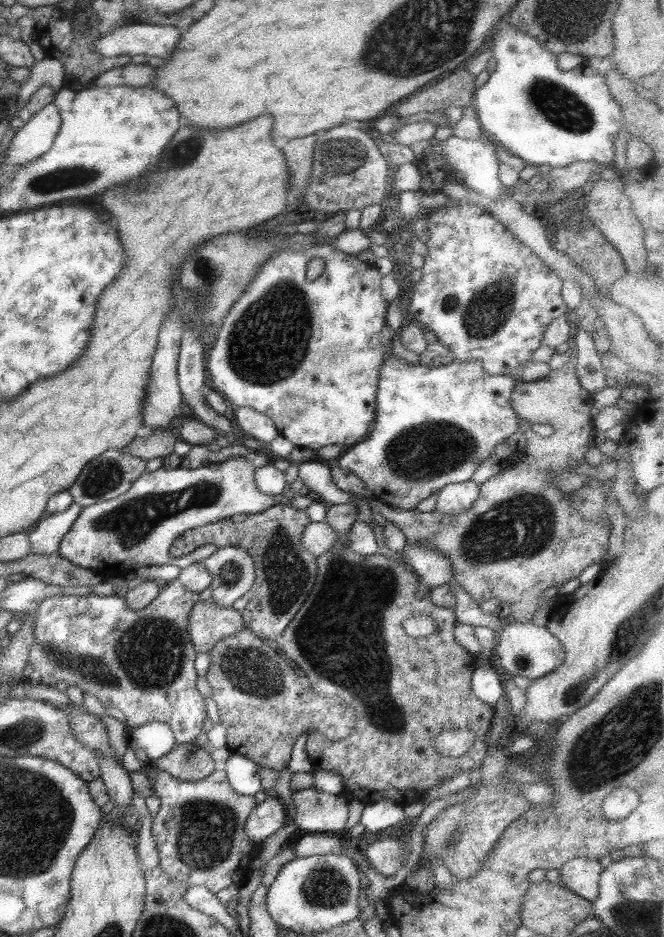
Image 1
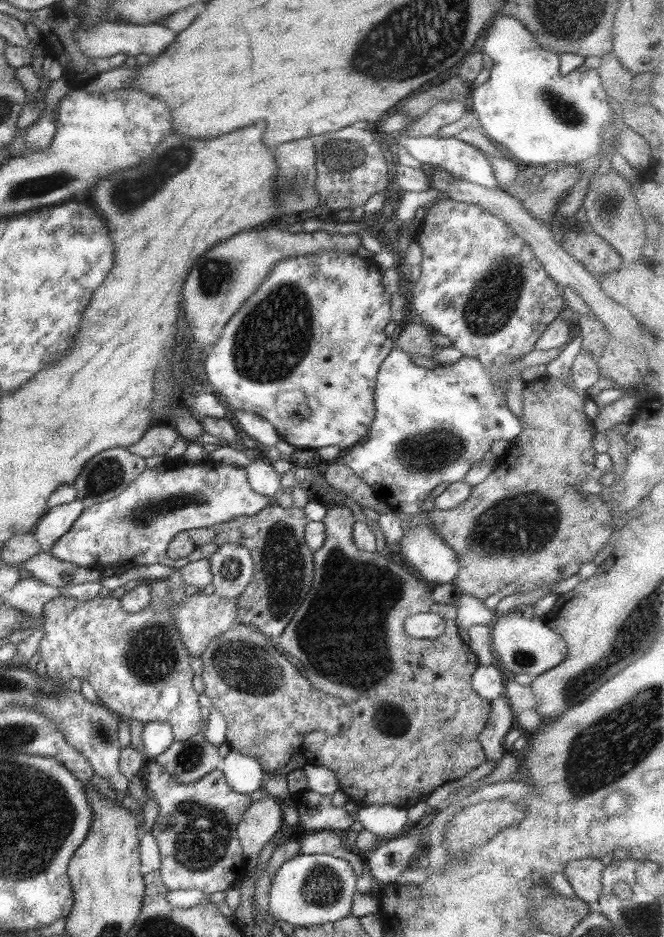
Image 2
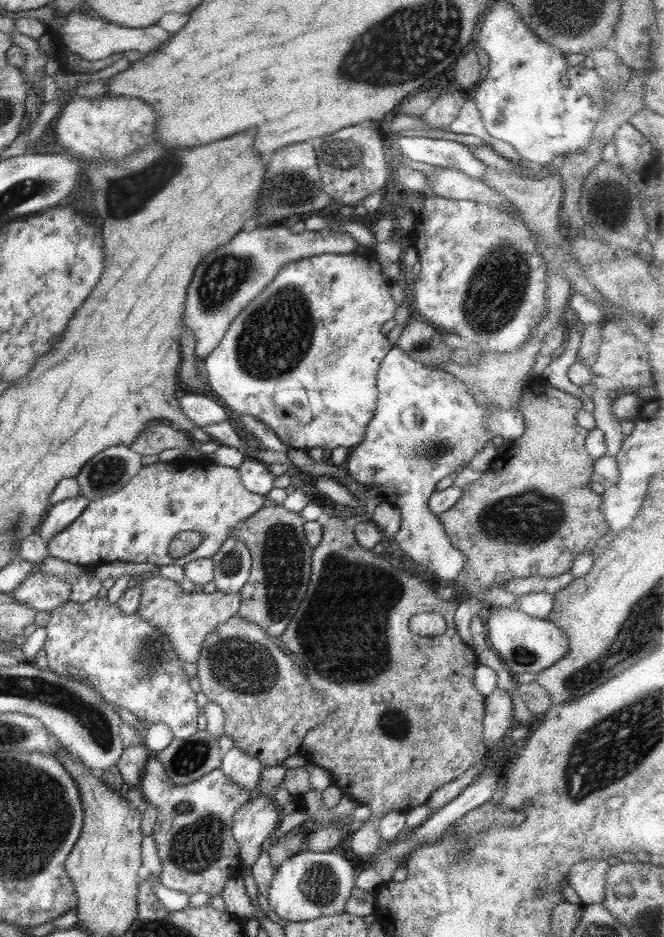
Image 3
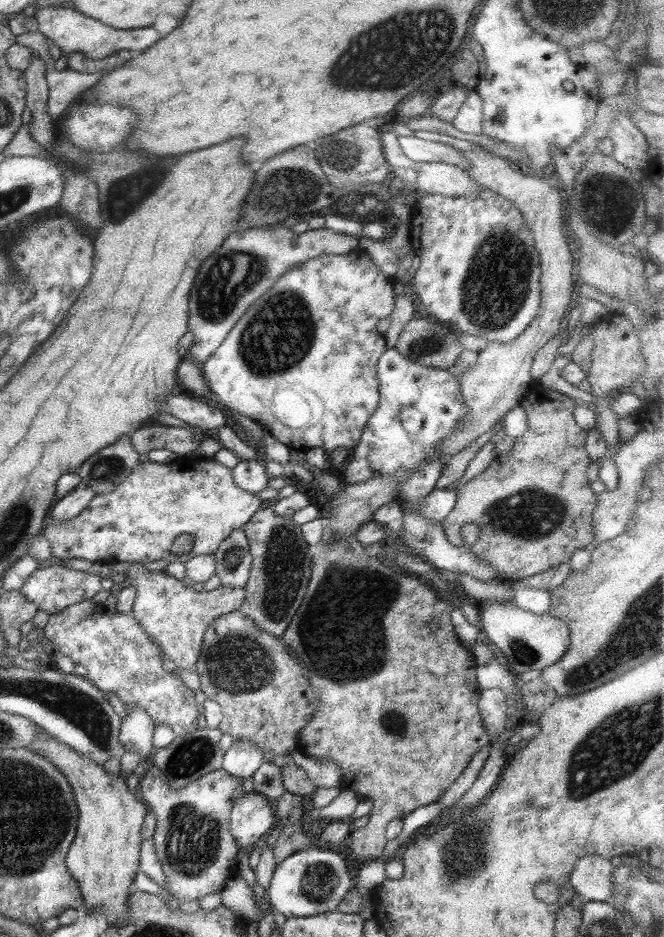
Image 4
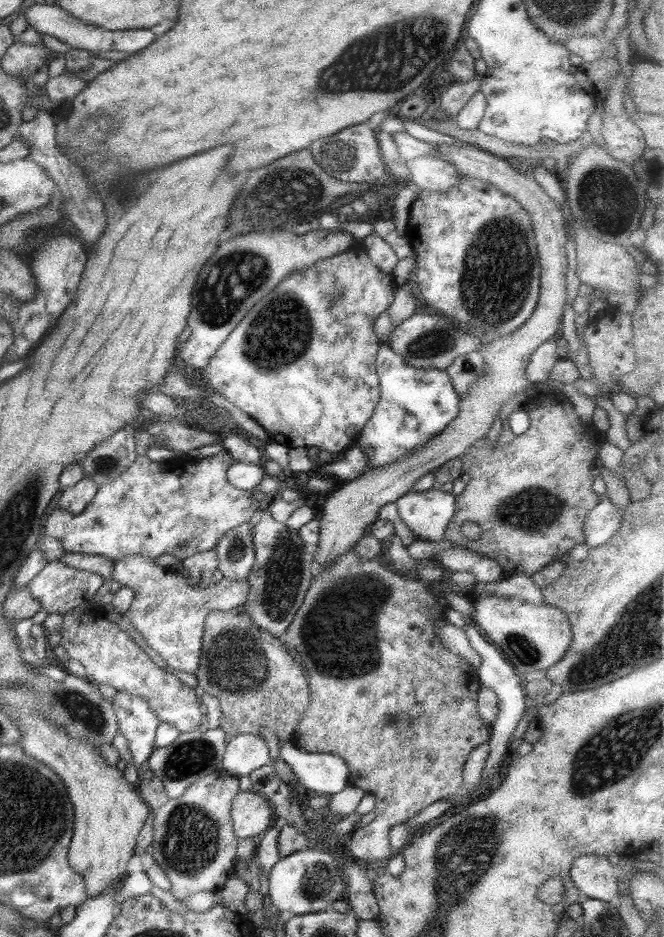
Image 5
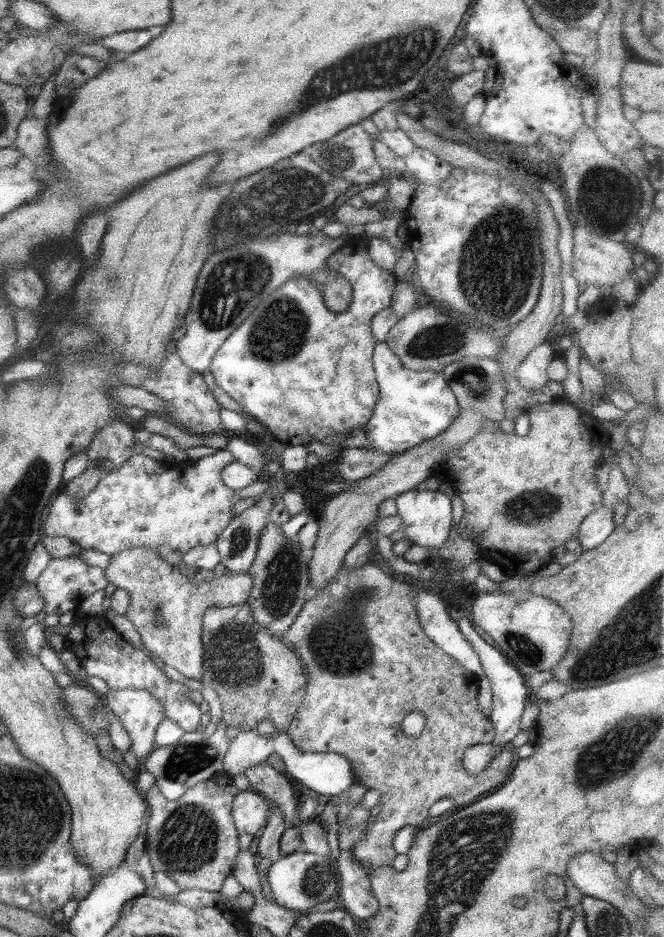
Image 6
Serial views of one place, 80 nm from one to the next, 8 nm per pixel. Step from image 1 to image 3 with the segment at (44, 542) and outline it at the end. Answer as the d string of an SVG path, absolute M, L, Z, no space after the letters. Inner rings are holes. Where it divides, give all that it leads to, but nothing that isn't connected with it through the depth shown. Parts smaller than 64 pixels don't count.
M78 495L50 506L39 528L37 528L38 535L43 540L49 540L67 528L79 516L79 513L83 512L87 503L83 496Z

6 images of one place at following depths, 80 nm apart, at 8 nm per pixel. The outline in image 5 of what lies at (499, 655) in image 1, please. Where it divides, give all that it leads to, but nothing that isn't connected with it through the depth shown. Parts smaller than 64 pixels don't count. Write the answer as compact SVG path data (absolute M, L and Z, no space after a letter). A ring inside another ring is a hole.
M495 595L479 596L472 601L473 611L470 622L485 636L485 639L497 647L504 658L523 676L532 670L545 670L561 660L571 642L570 624L567 617L554 606L542 602L541 604L527 604L518 598L499 597Z

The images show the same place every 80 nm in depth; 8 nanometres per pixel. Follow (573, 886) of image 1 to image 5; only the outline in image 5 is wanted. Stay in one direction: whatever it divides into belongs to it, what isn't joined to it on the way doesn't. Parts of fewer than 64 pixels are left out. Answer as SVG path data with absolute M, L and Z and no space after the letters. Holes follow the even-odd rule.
M595 855L578 856L569 869L570 881L582 898L605 903L619 896L615 875L616 866Z

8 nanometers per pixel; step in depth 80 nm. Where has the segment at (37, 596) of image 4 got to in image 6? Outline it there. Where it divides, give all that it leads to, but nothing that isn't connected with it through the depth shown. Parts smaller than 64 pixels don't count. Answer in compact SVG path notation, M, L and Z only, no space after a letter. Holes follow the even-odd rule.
M77 556L58 559L49 559L47 566L39 573L34 580L35 590L43 599L42 610L46 615L59 616L67 610L76 608L77 604L89 594L101 590L107 586L107 579L103 570L99 567L85 565Z

